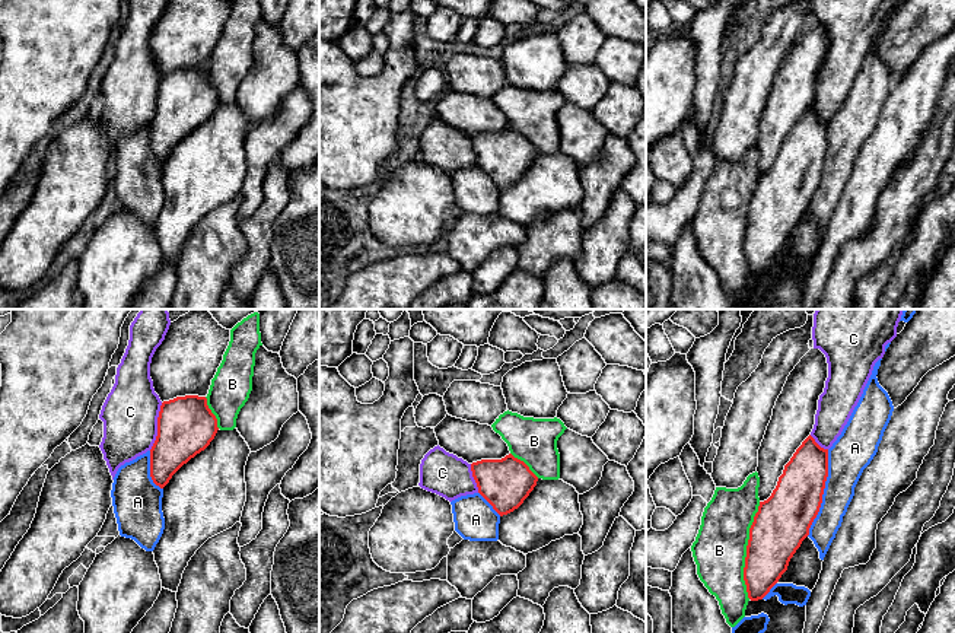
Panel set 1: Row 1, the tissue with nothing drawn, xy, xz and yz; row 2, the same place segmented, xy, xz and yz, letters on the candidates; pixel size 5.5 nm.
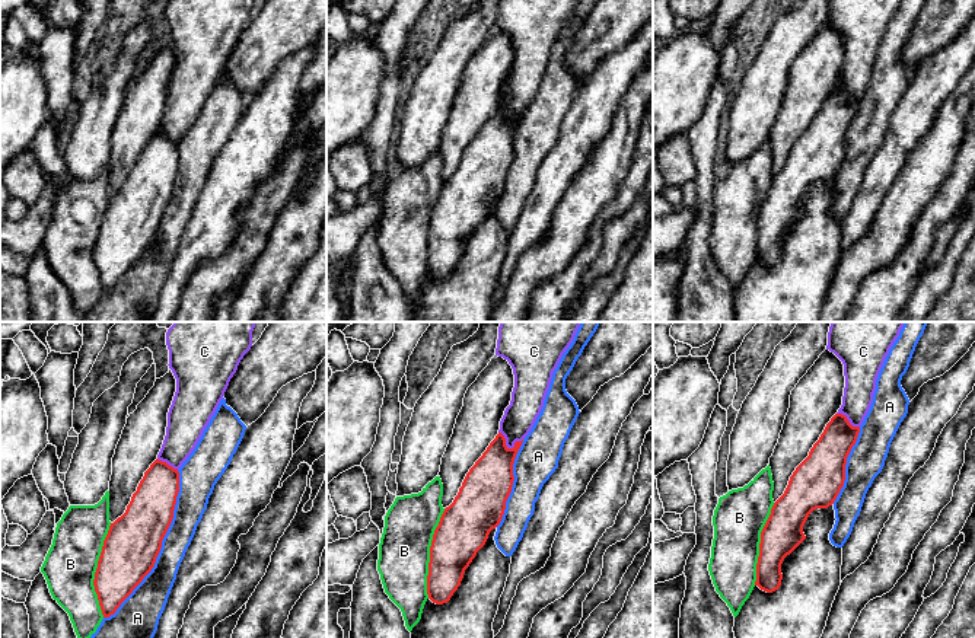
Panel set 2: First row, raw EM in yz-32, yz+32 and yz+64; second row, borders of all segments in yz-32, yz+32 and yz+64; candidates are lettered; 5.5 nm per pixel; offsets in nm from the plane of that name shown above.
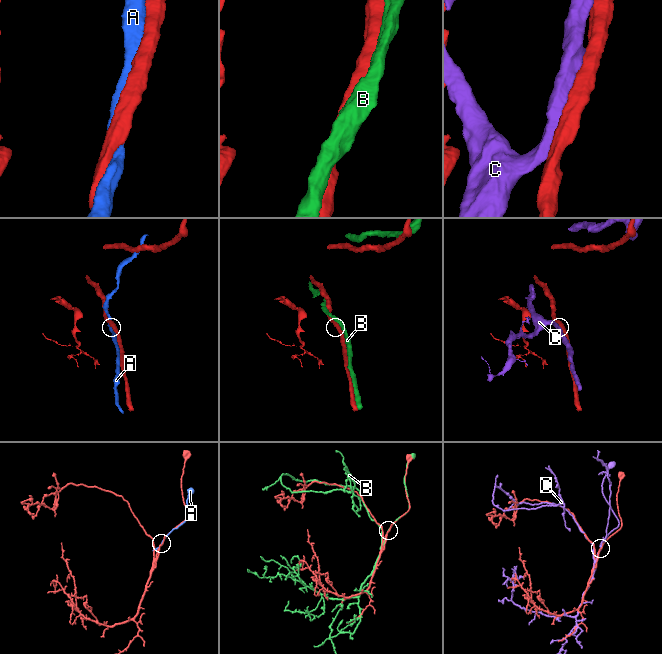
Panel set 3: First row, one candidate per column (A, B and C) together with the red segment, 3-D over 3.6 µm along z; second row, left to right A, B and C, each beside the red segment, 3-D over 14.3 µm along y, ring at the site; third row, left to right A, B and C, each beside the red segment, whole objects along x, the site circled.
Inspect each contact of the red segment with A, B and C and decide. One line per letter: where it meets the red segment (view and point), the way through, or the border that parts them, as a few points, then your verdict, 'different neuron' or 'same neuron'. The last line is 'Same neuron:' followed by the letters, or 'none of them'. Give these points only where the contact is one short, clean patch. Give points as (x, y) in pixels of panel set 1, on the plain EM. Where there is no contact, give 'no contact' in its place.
A: meets red in yz at (823, 167); different neuron
B: meets red in yz at (747, 223); different neuron
C: meets red in xy at (158, 99); different neuron
Same neuron: none of them

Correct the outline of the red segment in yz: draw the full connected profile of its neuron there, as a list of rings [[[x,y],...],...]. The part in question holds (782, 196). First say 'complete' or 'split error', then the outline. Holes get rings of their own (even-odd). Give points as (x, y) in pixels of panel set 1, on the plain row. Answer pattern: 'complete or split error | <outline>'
complete | [[[809,108],[784,139],[771,169],[760,175],[749,201],[744,254],[751,274],[763,273],[787,244],[789,235],[809,209],[816,191],[828,150],[828,123],[821,121]]]

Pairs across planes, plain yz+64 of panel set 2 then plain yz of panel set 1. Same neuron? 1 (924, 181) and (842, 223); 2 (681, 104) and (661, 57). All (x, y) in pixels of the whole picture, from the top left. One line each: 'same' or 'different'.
1: different
2: same

